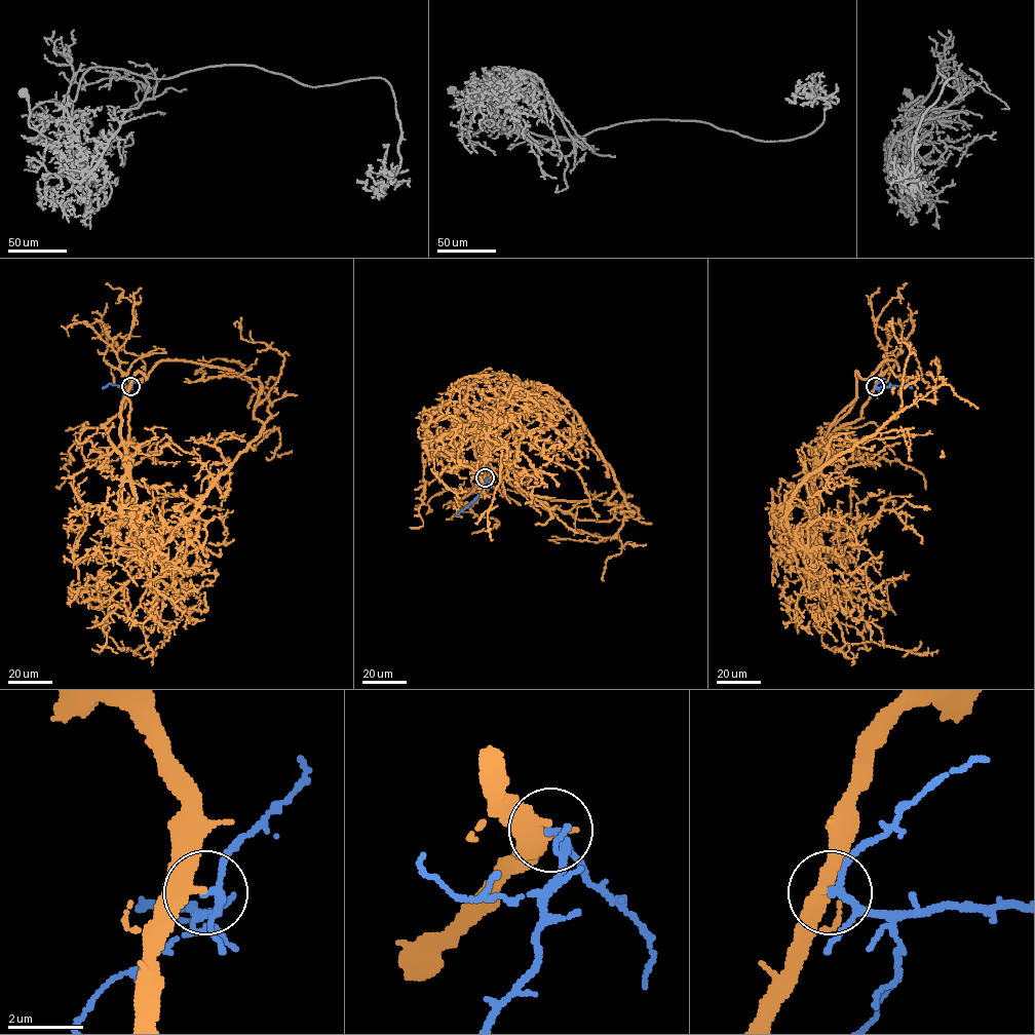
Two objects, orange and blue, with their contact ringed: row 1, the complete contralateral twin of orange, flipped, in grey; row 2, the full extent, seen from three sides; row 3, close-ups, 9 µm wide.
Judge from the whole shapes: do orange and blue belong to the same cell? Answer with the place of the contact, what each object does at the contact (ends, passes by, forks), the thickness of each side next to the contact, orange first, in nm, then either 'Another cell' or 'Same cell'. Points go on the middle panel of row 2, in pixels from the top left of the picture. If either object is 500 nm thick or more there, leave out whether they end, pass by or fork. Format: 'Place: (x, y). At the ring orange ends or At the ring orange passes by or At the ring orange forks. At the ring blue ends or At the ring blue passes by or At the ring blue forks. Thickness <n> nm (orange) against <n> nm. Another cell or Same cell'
Place: (485, 477). At the ring orange passes by. At the ring blue forks. Thickness 300 nm (orange) against 150 nm. Same cell

